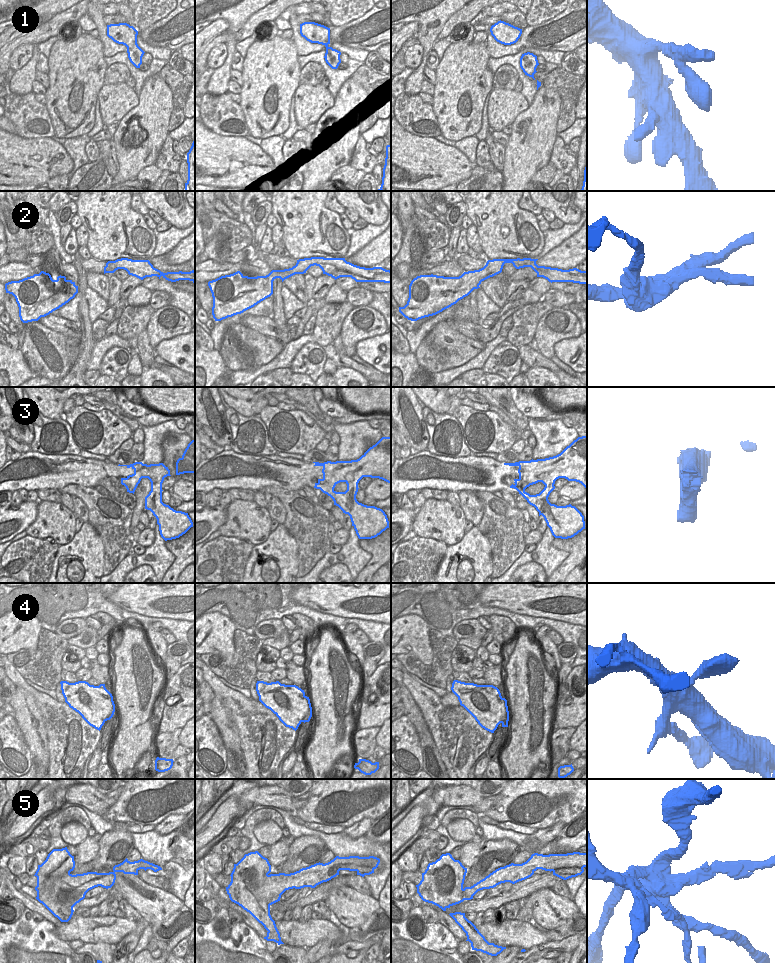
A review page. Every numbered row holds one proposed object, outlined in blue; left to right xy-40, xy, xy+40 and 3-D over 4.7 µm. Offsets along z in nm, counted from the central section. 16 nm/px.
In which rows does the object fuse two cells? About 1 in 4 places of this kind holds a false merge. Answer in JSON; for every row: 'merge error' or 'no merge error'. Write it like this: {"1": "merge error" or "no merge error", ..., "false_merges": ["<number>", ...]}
{"1": "no merge error", "2": "no merge error", "3": "no merge error", "4": "no merge error", "5": "merge error", "false_merges": ["5"]}

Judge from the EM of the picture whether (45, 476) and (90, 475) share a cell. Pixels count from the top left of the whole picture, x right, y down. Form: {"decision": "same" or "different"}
{"decision": "same"}

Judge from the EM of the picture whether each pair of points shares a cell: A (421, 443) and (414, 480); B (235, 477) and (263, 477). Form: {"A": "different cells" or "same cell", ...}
{"A": "different cells", "B": "same cell"}

